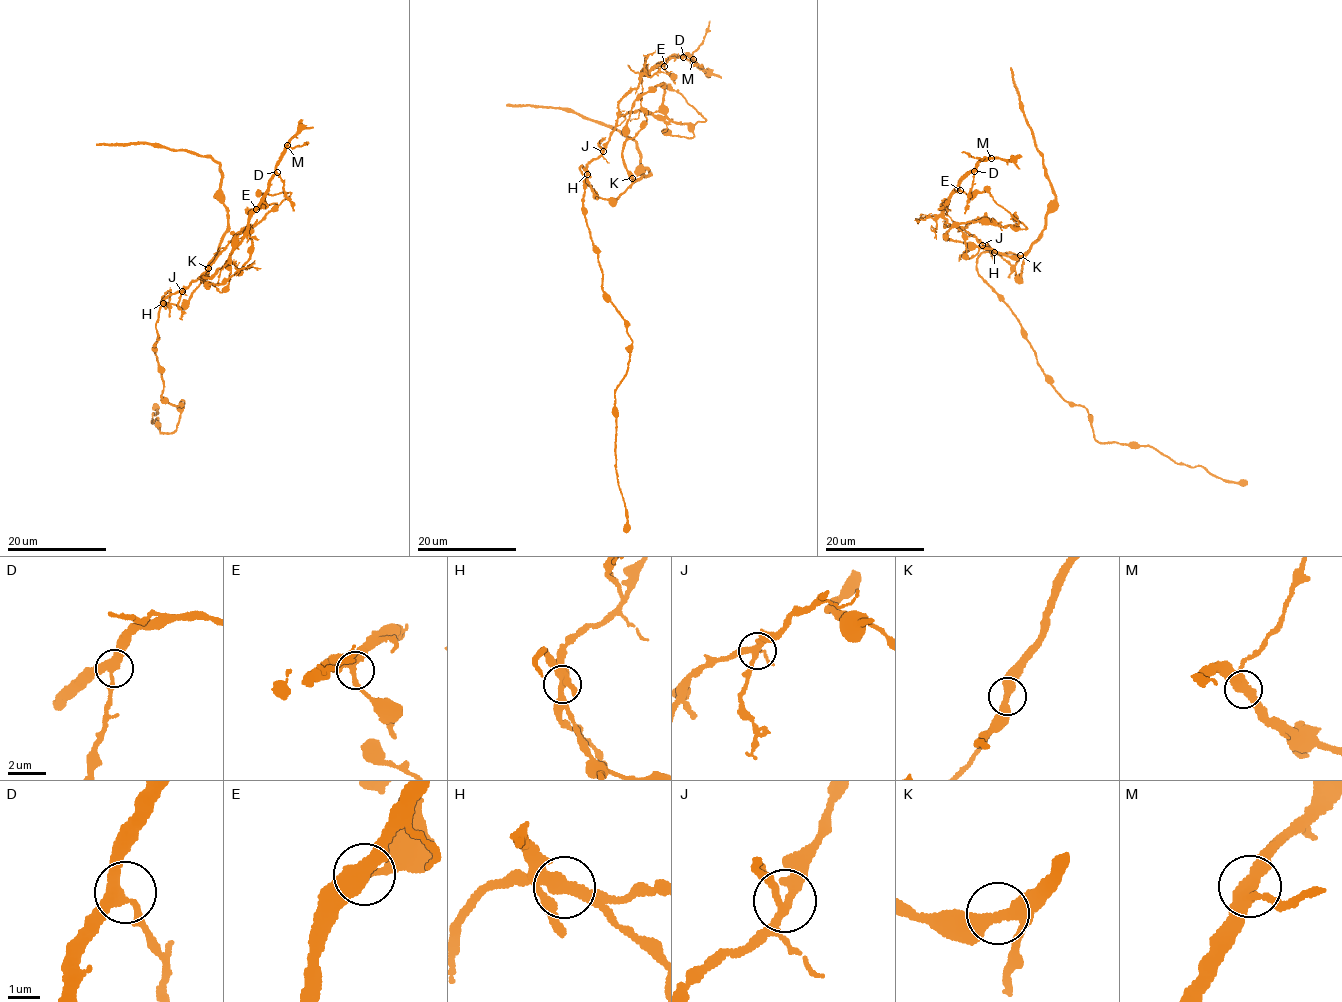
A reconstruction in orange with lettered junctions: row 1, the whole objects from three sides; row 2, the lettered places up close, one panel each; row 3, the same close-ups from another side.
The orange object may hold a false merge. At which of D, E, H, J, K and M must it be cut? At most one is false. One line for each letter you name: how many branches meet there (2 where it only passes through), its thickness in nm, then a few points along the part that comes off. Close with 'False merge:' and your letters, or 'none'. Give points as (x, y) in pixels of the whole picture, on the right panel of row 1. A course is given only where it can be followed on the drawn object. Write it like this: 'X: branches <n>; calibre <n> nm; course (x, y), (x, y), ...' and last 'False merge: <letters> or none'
False merge: none

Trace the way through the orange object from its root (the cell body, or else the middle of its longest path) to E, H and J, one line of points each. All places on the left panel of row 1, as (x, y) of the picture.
E: (157, 337), (155, 322), (163, 300), (189, 286), (191, 281), (201, 276), (210, 276), (225, 264), (256, 209)
H: (157, 337), (155, 322), (162, 303)
J: (157, 337), (155, 322), (159, 306), (170, 294), (182, 291)

